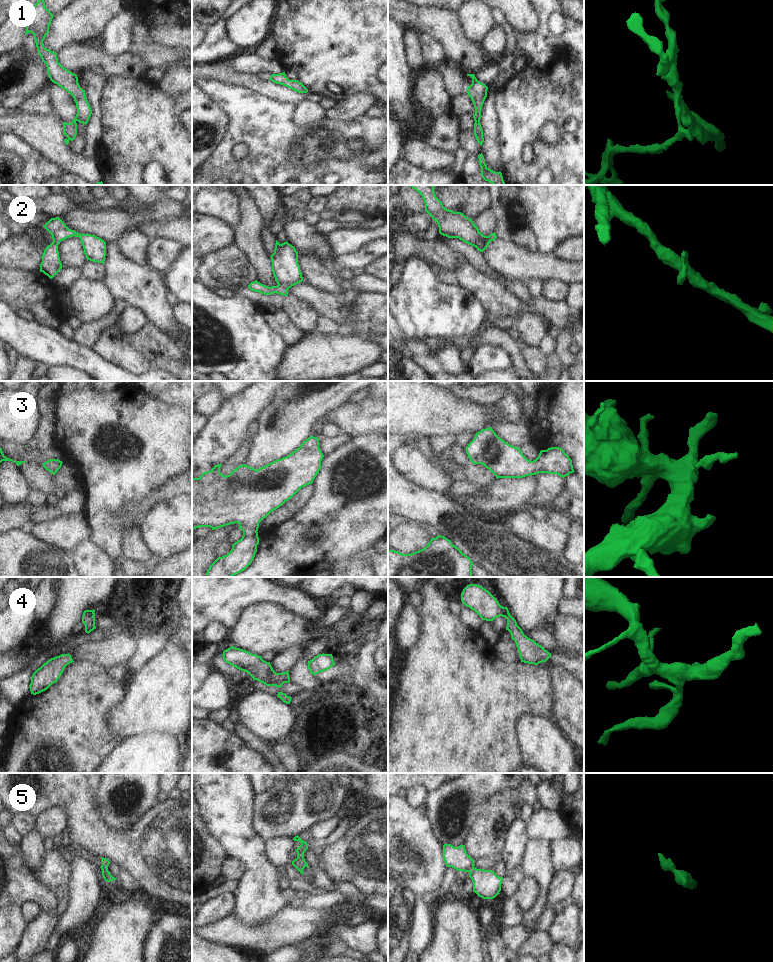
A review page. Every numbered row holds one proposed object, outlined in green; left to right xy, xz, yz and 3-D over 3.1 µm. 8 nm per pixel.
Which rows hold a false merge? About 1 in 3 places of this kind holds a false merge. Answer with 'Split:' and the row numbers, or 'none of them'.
Split: 1

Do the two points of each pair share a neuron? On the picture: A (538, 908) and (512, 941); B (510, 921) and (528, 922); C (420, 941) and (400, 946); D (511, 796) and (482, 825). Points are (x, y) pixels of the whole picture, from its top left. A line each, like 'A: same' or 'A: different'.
A: different
B: different
C: different
D: same

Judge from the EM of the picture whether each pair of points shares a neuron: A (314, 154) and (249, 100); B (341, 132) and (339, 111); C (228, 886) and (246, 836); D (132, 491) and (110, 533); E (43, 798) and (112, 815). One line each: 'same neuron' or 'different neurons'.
A: same neuron
B: different neurons
C: different neurons
D: same neuron
E: different neurons

